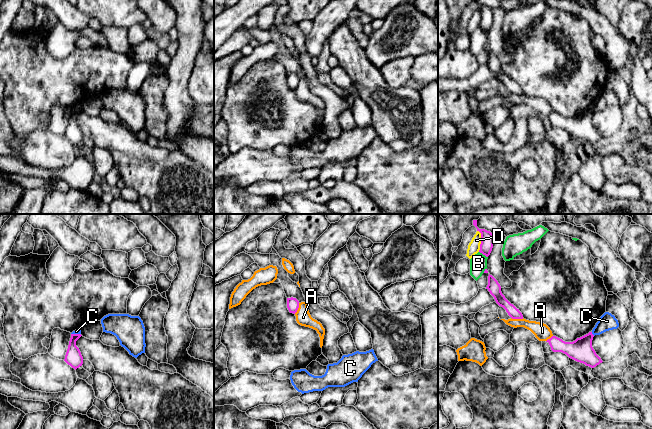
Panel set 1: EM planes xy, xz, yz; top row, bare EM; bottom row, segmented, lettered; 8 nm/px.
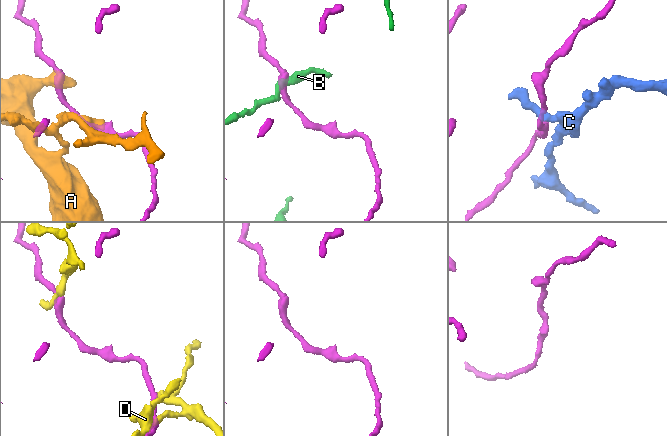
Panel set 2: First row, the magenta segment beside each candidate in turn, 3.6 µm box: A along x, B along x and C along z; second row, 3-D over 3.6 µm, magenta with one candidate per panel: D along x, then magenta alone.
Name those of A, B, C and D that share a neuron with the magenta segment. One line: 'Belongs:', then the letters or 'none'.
Belongs: none

